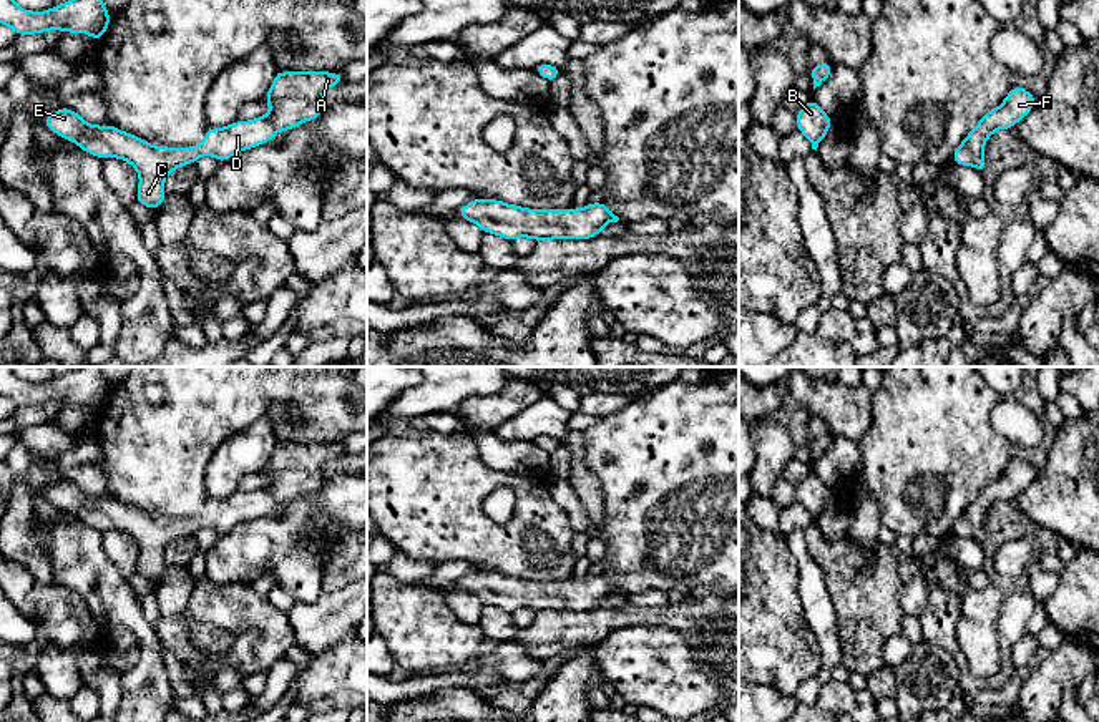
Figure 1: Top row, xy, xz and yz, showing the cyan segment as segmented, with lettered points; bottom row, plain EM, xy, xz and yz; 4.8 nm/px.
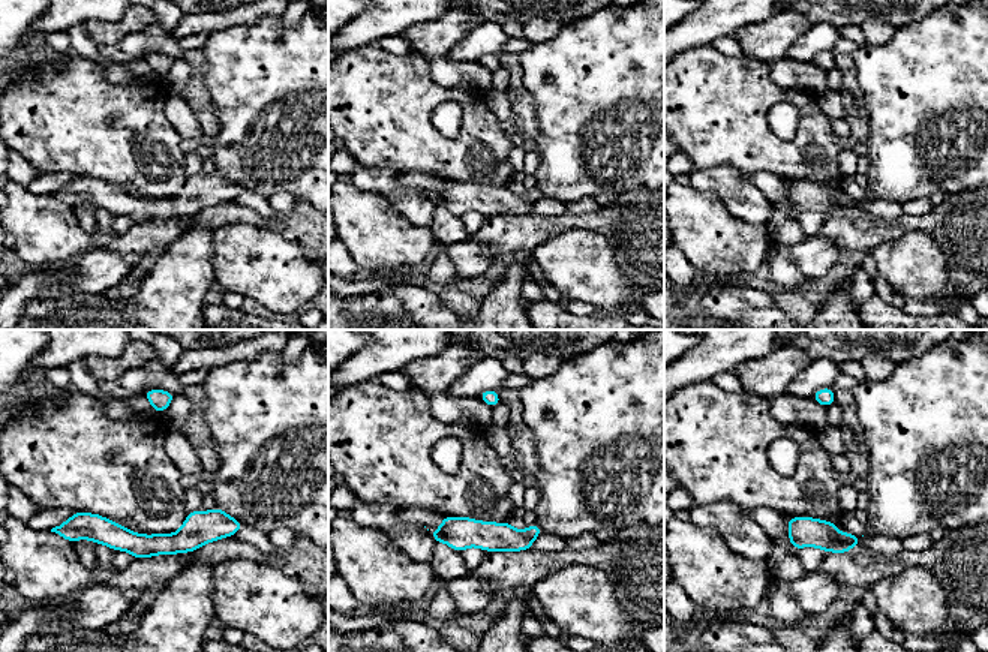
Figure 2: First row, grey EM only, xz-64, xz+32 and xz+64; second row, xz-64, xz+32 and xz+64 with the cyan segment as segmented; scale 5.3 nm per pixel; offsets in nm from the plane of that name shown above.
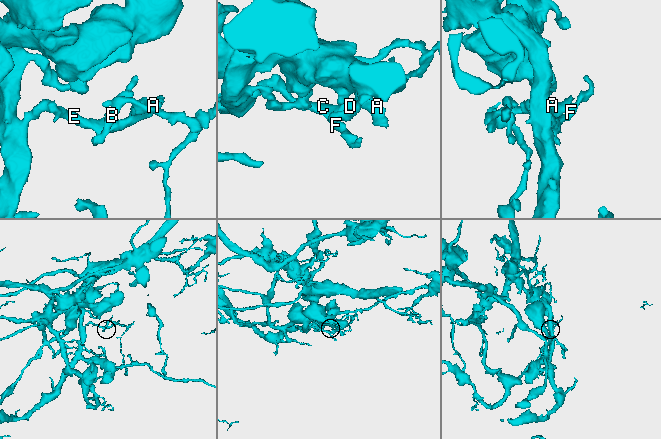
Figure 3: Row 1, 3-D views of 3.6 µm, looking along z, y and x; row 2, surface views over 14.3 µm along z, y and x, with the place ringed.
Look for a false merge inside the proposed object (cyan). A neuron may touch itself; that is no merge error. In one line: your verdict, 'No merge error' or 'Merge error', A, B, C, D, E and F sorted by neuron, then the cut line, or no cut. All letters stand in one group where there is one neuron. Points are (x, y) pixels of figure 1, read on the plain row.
No merge error. Groups: A B C D E F. No split

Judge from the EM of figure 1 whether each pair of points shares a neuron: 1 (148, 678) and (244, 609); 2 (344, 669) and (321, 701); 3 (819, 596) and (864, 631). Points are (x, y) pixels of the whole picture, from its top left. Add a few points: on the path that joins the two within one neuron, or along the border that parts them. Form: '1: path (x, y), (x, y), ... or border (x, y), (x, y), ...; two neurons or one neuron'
1: border (151, 624), (165, 646); two neurons
2: path (336, 678), (321, 692); one neuron
3: border (820, 571), (834, 604), (842, 646); two neurons

